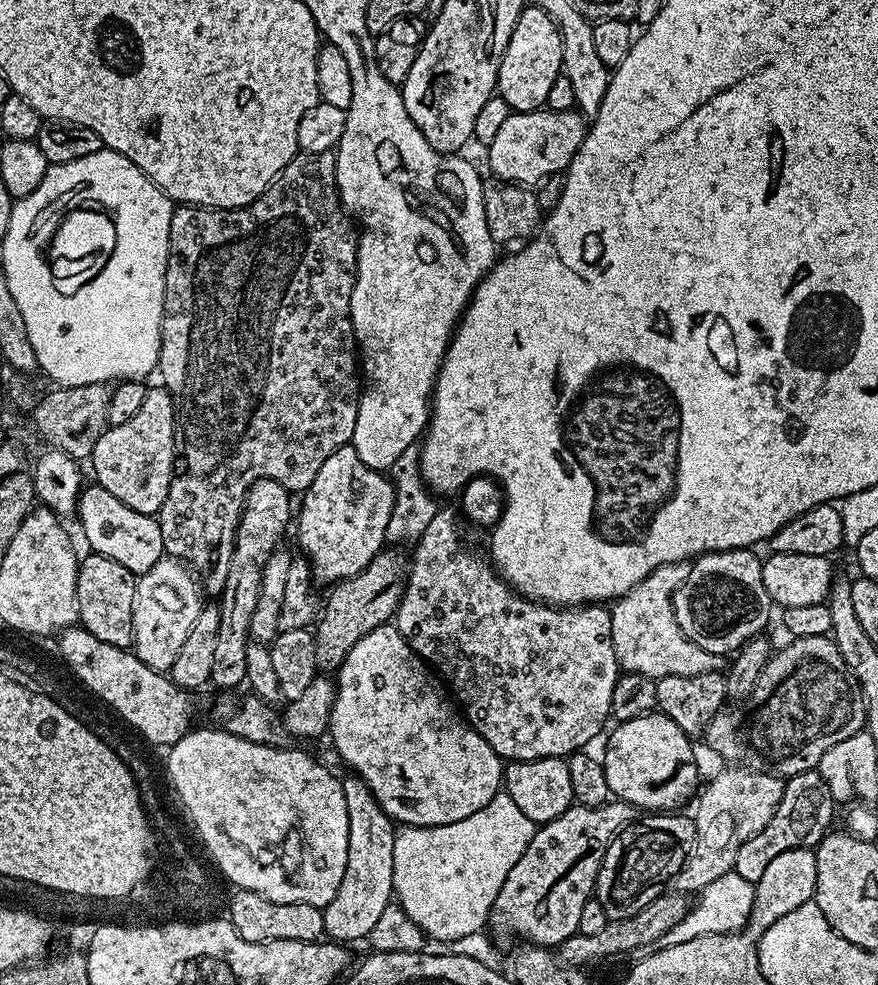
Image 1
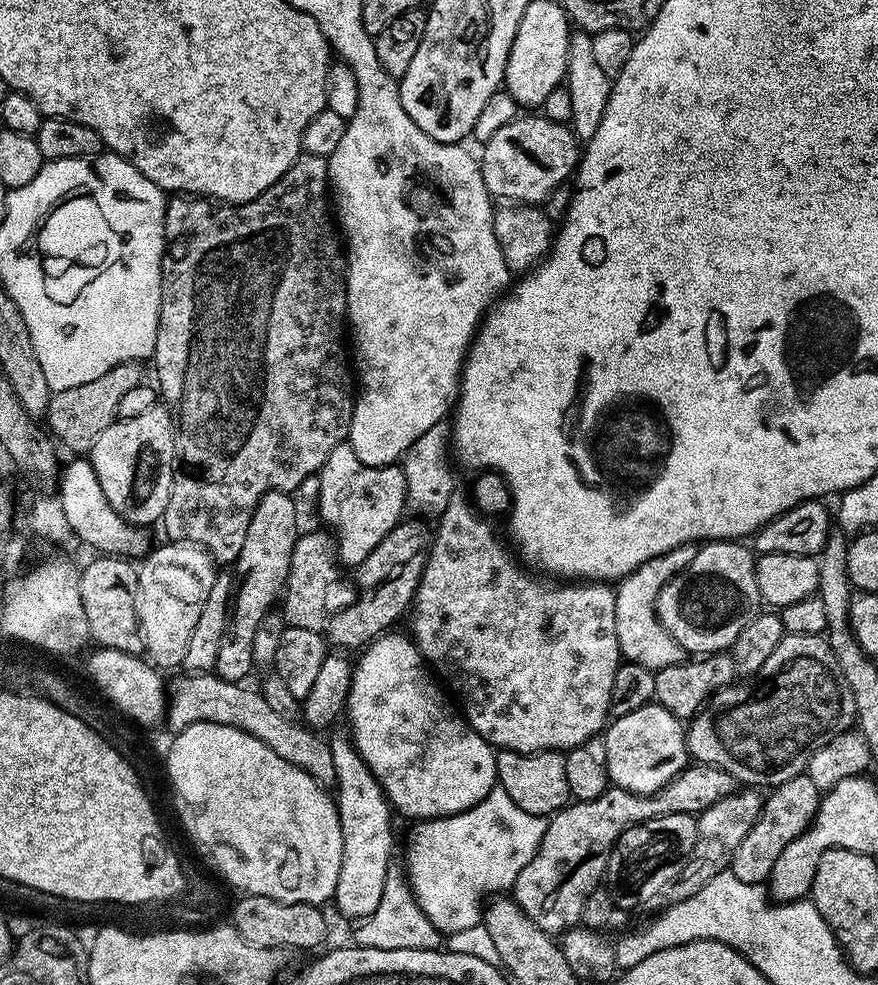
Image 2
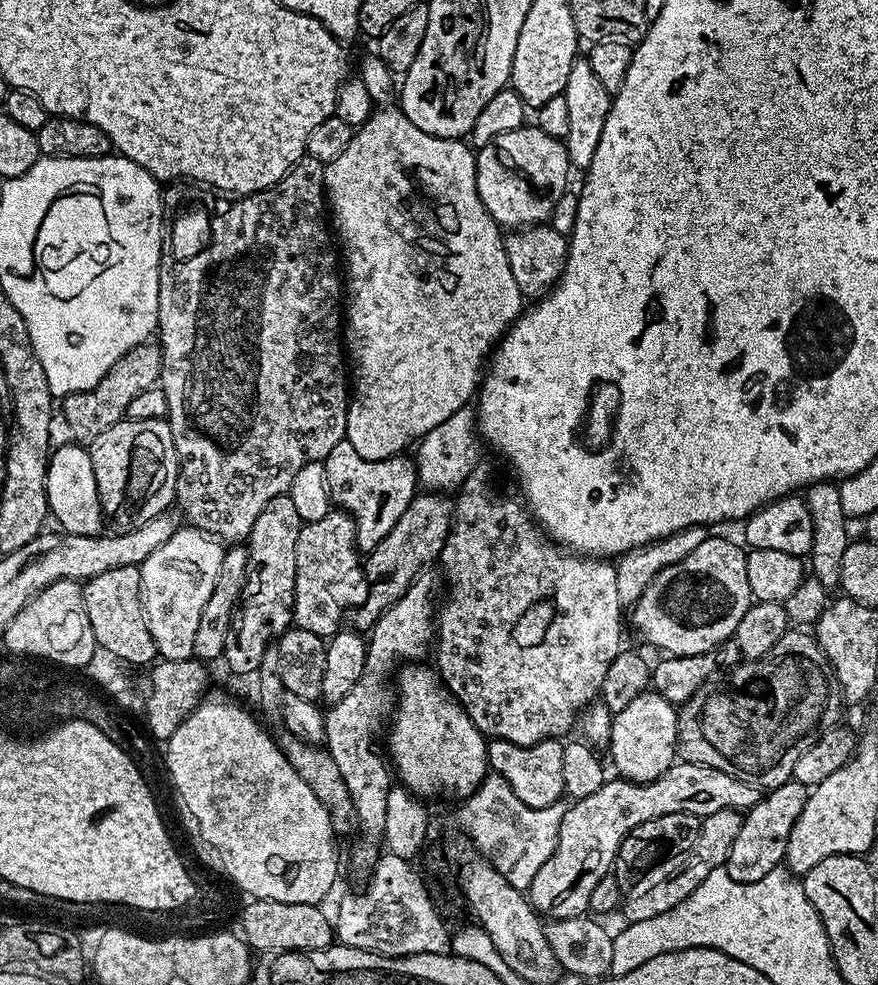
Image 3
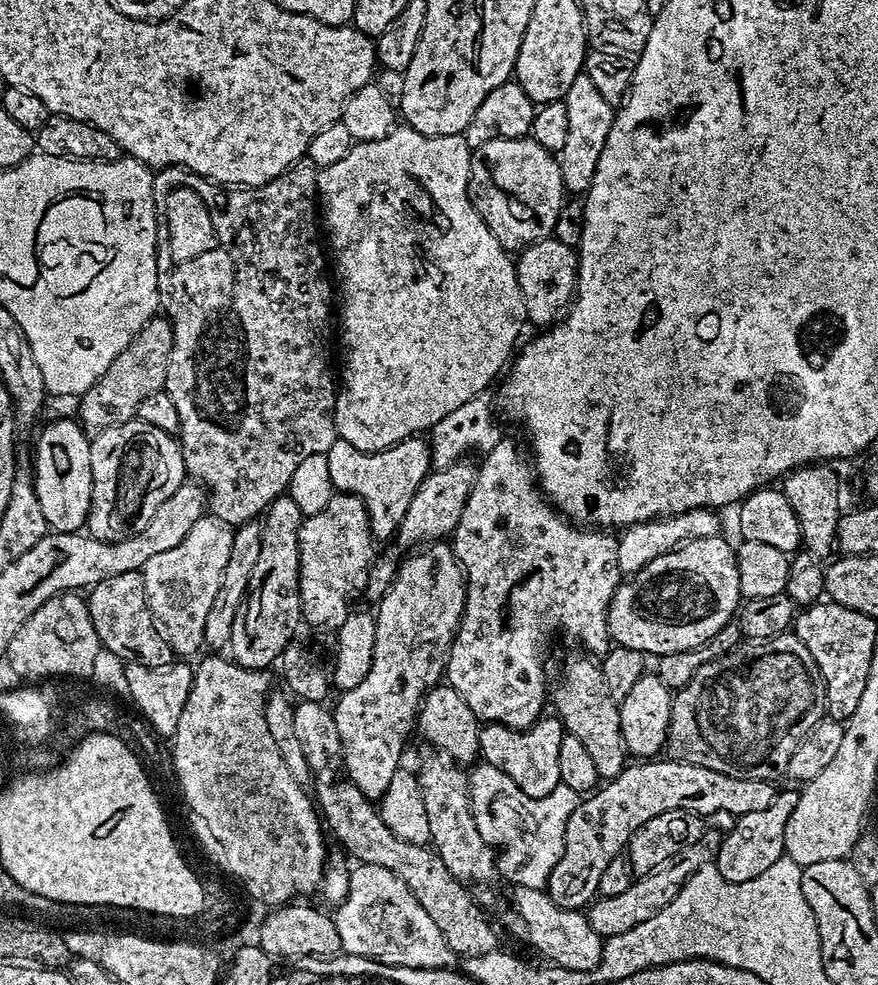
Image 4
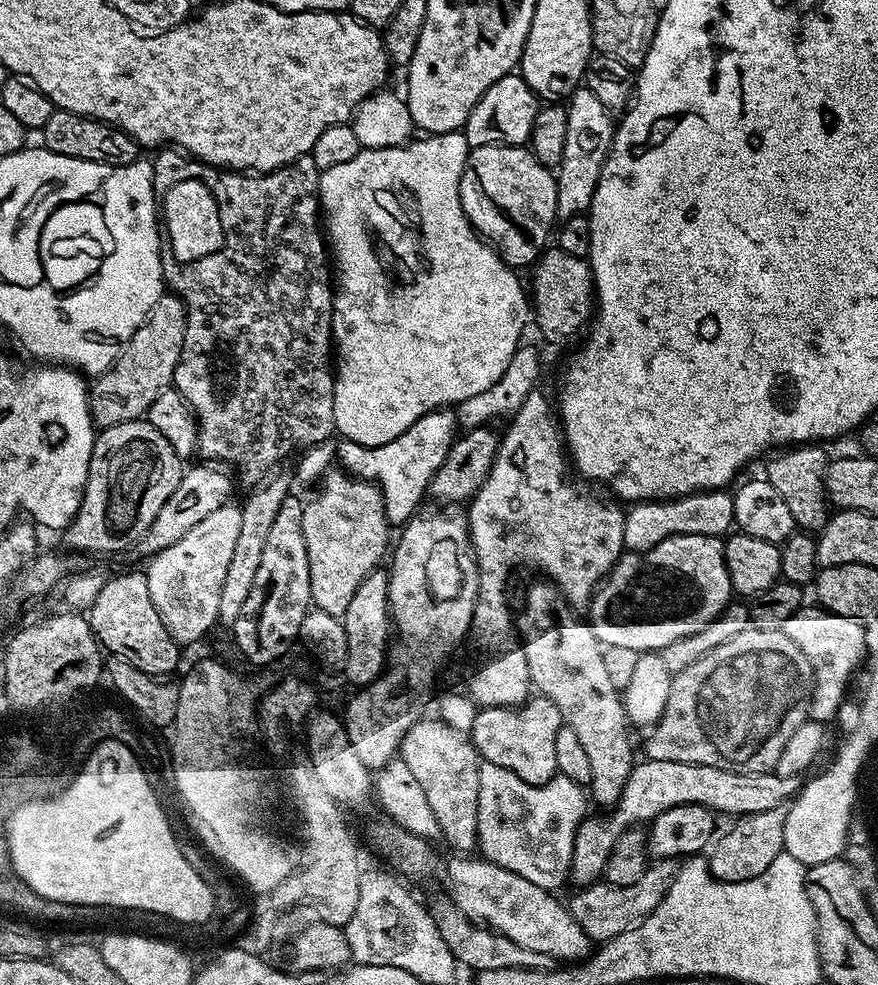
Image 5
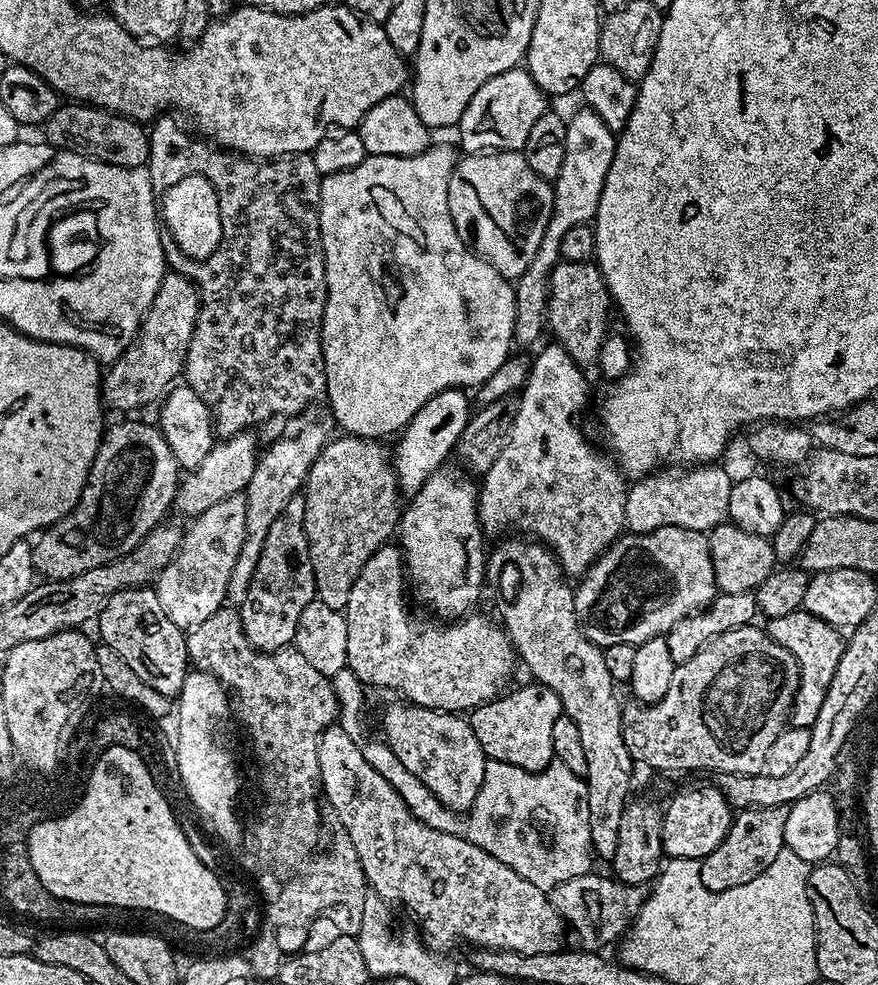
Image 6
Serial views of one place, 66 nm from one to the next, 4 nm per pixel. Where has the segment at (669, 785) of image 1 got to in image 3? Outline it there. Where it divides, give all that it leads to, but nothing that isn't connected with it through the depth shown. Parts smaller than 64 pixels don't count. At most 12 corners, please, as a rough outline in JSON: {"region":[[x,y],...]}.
{"region":[[649,690],[613,715],[606,752],[645,784],[677,763],[677,709]]}

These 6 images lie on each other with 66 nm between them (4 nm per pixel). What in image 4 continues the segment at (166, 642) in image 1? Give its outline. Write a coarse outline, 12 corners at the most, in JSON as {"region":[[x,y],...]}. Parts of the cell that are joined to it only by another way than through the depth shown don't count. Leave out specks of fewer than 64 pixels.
{"region":[[205,514],[144,564],[148,609],[192,658],[233,529]]}

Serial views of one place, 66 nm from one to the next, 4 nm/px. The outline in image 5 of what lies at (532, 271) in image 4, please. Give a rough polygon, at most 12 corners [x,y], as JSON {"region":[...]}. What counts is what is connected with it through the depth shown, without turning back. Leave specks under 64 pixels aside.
{"region":[[552,246],[531,272],[534,324],[556,344],[594,316],[591,264]]}

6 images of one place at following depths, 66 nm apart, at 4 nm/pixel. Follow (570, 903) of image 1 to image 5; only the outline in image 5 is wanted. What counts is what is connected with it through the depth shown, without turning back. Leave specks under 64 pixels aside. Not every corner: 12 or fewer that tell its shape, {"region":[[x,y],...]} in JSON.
{"region":[[641,759],[609,816],[576,827],[571,883],[673,806],[731,818],[788,804],[800,776]]}

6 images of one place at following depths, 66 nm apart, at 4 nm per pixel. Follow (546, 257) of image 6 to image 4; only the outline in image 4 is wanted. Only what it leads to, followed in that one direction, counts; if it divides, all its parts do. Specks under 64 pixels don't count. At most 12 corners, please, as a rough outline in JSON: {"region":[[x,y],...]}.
{"region":[[583,74],[566,106],[562,182],[584,194],[598,170],[614,106]]}

